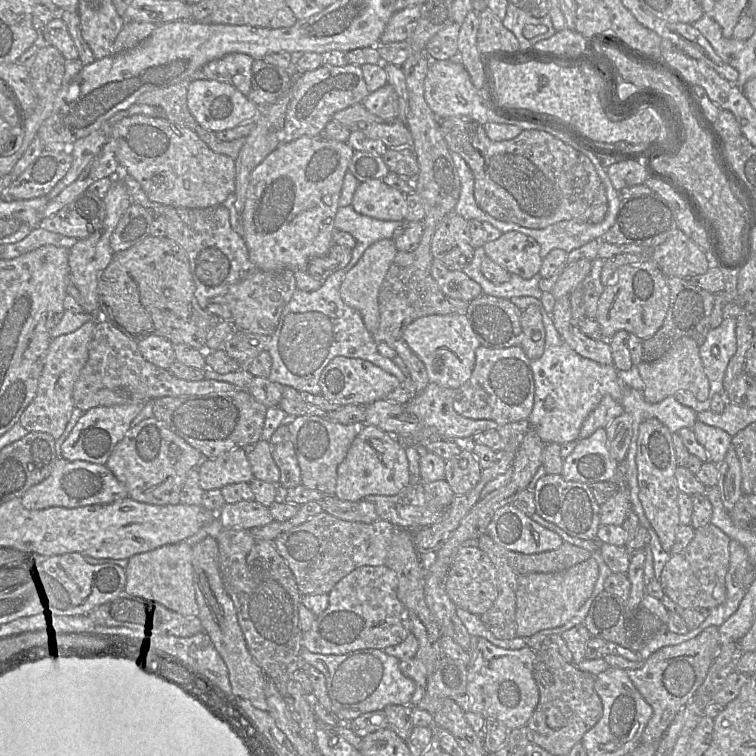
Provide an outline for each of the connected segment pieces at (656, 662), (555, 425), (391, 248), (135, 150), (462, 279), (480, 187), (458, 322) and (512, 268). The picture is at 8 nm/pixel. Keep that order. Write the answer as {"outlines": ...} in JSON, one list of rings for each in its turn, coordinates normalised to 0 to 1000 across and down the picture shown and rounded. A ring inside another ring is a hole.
{"outlines":[[[[938,828],[921,843],[862,865],[848,885],[828,886],[840,910],[862,935],[864,946],[848,974],[851,984],[869,984],[897,942],[919,921],[952,857],[950,829]]],[[[690,392],[677,393],[673,397],[689,411],[693,411],[701,403],[709,403],[714,410],[721,435],[720,466],[712,475],[701,476],[706,503],[706,532],[697,554],[714,581],[720,586],[731,585],[741,589],[763,583],[771,557],[802,522],[808,524],[824,538],[825,545],[835,550],[837,570],[843,570],[851,553],[847,536],[854,534],[868,538],[870,534],[856,532],[849,517],[827,508],[817,497],[817,489],[811,481],[792,481],[757,463],[734,434],[729,418],[721,411],[713,396]],[[724,524],[729,524],[734,529],[734,538],[729,544],[720,540],[720,529]]],[[[505,316],[488,325],[474,347],[456,364],[450,392],[456,402],[478,417],[484,435],[493,442],[501,431],[503,417],[500,390],[509,365],[524,339],[525,328],[520,316]]],[[[165,155],[147,173],[163,230],[179,237],[208,272],[275,275],[291,272],[311,251],[311,212],[280,200],[250,169],[216,155]]],[[[573,343],[570,362],[591,393],[622,399],[639,389],[636,378],[612,358],[594,357],[579,344]]],[[[591,155],[587,157],[582,157],[581,167],[585,180],[595,201],[602,201],[607,204],[615,212],[626,229],[627,262],[630,270],[636,278],[653,287],[655,290],[664,294],[680,295],[694,302],[718,303],[745,291],[772,292],[775,295],[790,296],[796,294],[800,288],[804,278],[803,258],[800,253],[800,246],[791,233],[787,221],[776,209],[776,206],[774,206],[770,201],[762,198],[757,193],[746,189],[743,185],[737,184],[729,177],[716,172],[692,172],[681,183],[665,187],[651,187],[643,179],[640,165],[636,165],[624,157],[615,157],[610,155]]],[[[615,415],[556,419],[534,434],[532,444],[540,459],[560,479],[567,505],[604,515],[623,499],[628,466],[636,455]]],[[[683,306],[663,312],[639,324],[642,336],[676,364],[702,369],[713,361],[717,349],[714,325],[702,313]]]]}

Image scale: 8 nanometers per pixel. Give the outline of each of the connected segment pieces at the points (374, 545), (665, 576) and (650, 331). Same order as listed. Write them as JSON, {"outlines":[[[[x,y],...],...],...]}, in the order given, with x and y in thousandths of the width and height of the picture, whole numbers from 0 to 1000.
{"outlines":[[[[426,677],[372,705],[361,720],[385,754],[401,787],[435,786],[458,761],[479,749],[509,747],[524,697],[503,688],[491,692],[462,690]]],[[[940,692],[921,700],[914,717],[898,731],[888,734],[877,750],[870,767],[878,786],[903,806],[942,806],[958,798],[966,716],[956,702]]],[[[856,343],[848,349],[824,351],[812,360],[792,393],[788,423],[803,451],[819,437],[853,450],[862,446],[877,430],[885,402],[882,366],[862,343]]]]}

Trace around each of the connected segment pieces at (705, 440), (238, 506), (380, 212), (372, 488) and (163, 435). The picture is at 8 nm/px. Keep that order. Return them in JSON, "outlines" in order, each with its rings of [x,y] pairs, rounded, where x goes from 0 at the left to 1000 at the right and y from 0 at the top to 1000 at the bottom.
{"outlines":[[[[923,556],[915,567],[923,586],[934,595],[937,608],[946,615],[952,614],[968,590],[968,578],[955,567],[934,562]]],[[[336,661],[298,667],[286,681],[295,700],[331,701],[362,689],[356,671],[351,671]]],[[[505,237],[475,242],[464,272],[478,284],[507,292],[534,292],[536,261],[528,251],[513,246]]],[[[481,562],[447,616],[440,656],[451,663],[472,664],[488,655],[524,655],[541,640],[536,590],[522,577],[500,565]]],[[[198,552],[168,570],[147,598],[139,615],[167,644],[171,659],[200,668],[234,668],[239,667],[238,652],[249,624],[262,618],[269,606],[262,595],[229,573],[216,558]]]]}

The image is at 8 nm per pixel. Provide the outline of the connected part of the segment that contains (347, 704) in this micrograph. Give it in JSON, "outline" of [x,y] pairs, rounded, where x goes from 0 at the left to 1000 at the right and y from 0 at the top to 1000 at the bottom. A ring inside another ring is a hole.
{"outline":[[[544,837],[526,853],[508,860],[479,858],[451,866],[413,864],[399,857],[399,880],[411,880],[430,896],[433,918],[439,931],[439,943],[455,954],[492,940],[507,940],[513,933],[542,933],[549,914],[549,903],[536,894],[529,884],[529,873],[548,870],[553,848]]]}

